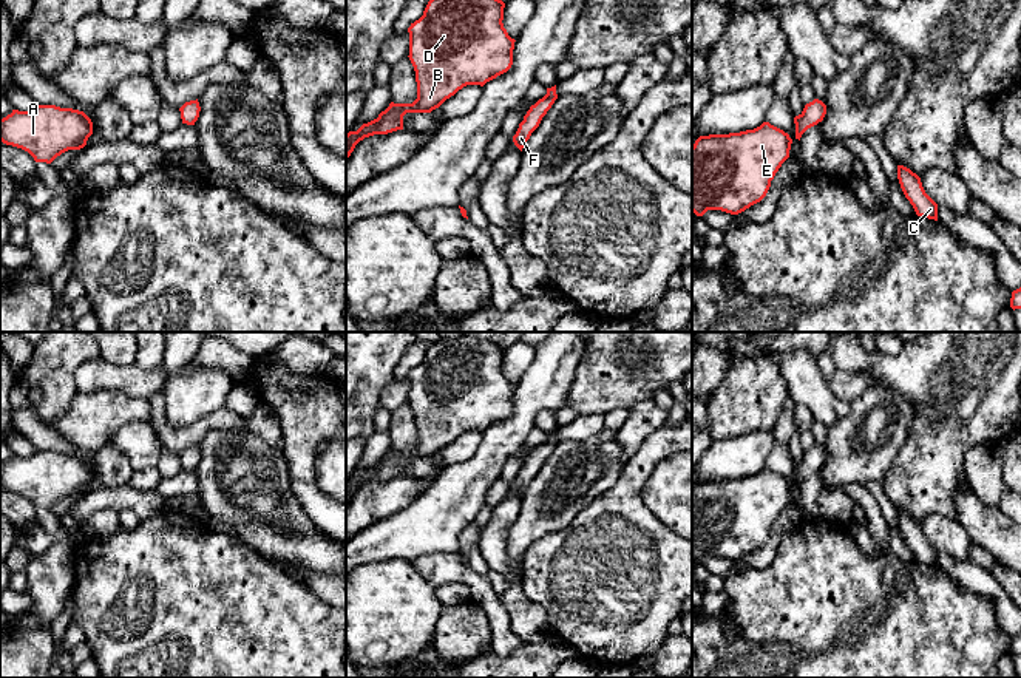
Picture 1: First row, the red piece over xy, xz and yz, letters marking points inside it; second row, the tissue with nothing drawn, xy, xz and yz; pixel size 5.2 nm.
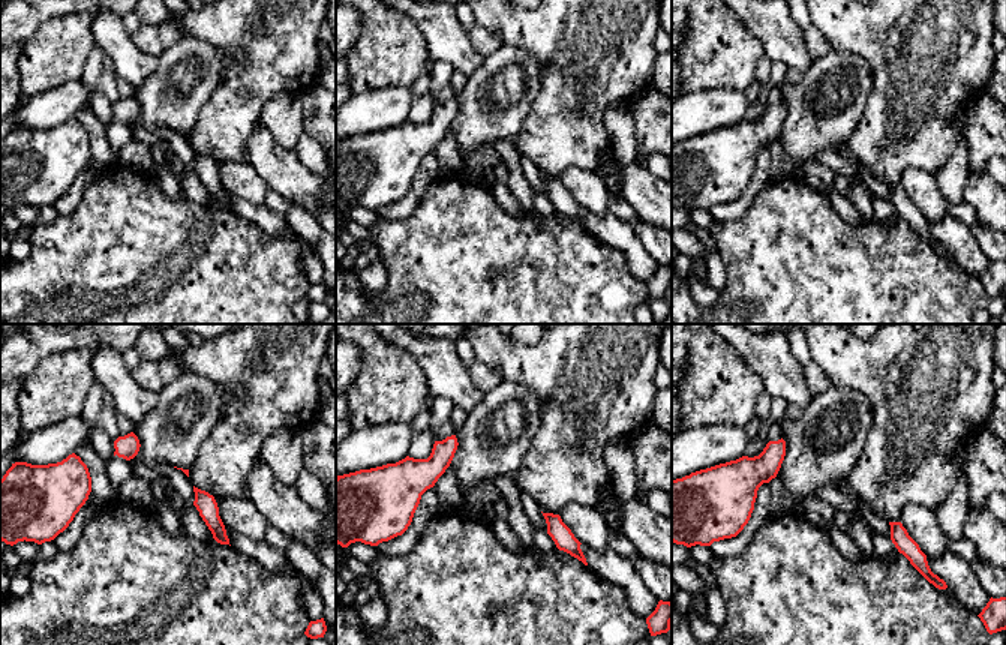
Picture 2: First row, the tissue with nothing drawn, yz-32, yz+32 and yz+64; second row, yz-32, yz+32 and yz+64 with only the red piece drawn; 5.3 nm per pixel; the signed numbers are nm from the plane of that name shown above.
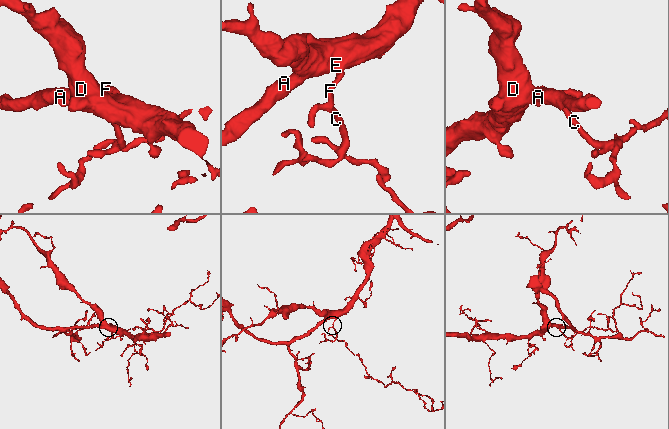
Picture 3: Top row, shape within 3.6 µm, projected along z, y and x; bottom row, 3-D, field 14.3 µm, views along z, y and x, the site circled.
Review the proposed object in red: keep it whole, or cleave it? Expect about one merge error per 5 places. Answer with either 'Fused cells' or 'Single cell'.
Single cell

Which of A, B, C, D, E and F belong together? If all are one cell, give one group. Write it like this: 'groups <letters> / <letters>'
groups A B C D E F

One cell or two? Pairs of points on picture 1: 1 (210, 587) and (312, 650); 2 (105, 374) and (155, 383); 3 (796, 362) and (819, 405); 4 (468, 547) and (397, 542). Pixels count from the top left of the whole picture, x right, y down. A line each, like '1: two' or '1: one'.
1: one
2: one
3: one
4: two

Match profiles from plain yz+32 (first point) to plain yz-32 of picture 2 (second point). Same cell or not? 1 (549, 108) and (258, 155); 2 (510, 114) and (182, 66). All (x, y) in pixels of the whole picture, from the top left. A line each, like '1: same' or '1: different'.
1: different
2: same

